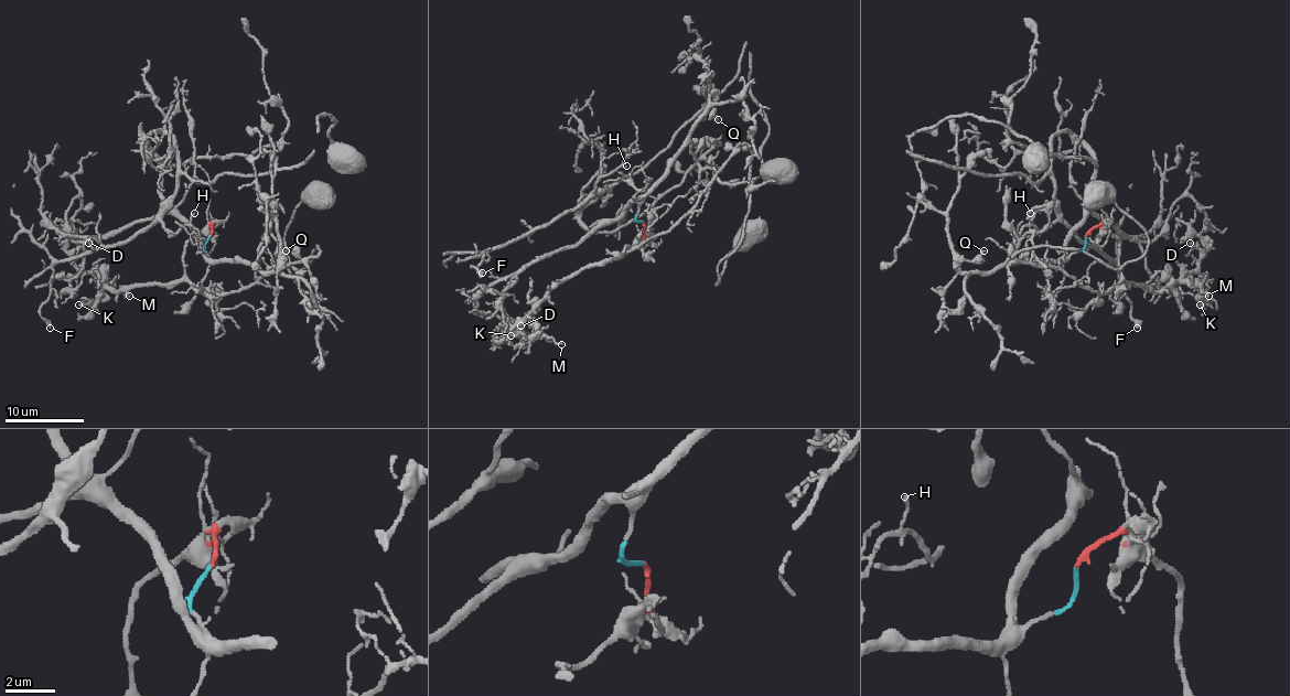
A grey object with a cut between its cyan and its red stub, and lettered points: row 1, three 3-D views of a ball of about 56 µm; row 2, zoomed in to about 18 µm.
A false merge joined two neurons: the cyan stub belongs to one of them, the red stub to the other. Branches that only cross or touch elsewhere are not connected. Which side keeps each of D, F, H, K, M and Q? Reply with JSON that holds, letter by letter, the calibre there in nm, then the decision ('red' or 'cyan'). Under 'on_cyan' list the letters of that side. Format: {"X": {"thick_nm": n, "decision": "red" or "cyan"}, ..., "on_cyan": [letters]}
{"D": {"thick_nm": 80, "decision": "red"}, "F": {"thick_nm": 400, "decision": "cyan"}, "H": {"thick_nm": 100, "decision": "cyan"}, "K": {"thick_nm": 110, "decision": "red"}, "M": {"thick_nm": 180, "decision": "red"}, "Q": {"thick_nm": 150, "decision": "cyan"}, "on_cyan": ["F", "H", "Q"]}

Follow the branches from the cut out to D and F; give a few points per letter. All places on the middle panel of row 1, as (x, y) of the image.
D: (644, 222), (644, 235), (624, 253), (568, 275), (506, 336), (520, 324)
F: (642, 222), (635, 201), (590, 229), (580, 211), (610, 188), (595, 190), (493, 247), (473, 267), (483, 272)

